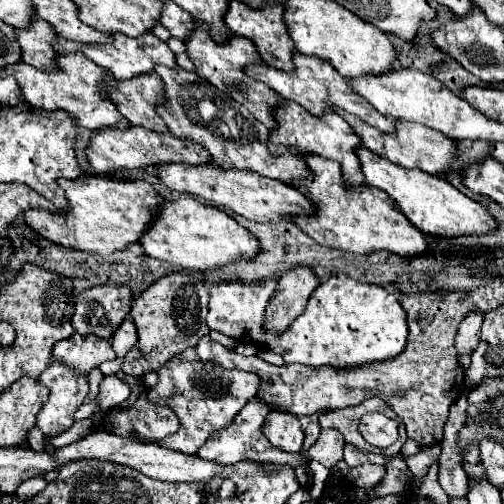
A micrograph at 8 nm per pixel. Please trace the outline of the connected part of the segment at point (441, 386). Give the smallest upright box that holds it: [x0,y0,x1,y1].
[196,290,482,448]

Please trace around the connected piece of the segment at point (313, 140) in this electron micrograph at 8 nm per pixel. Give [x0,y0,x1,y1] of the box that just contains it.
[270,102,364,186]

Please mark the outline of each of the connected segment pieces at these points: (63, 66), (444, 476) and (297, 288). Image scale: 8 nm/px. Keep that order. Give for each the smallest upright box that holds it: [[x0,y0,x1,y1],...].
[[6,54,130,132],[438,450,468,498],[264,266,318,334]]

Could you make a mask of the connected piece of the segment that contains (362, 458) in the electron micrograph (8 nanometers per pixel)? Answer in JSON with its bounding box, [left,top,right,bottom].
[344,446,388,468]

